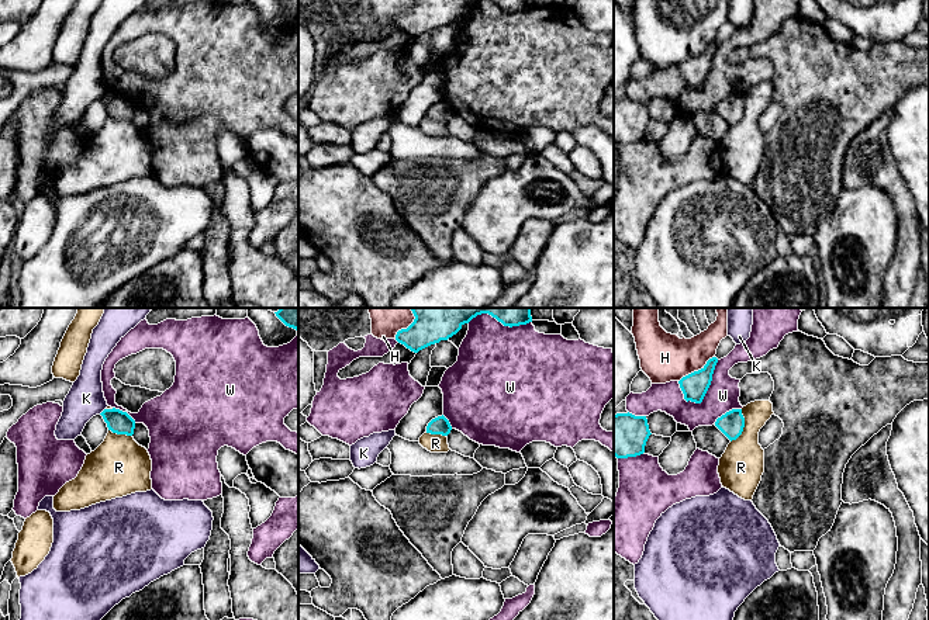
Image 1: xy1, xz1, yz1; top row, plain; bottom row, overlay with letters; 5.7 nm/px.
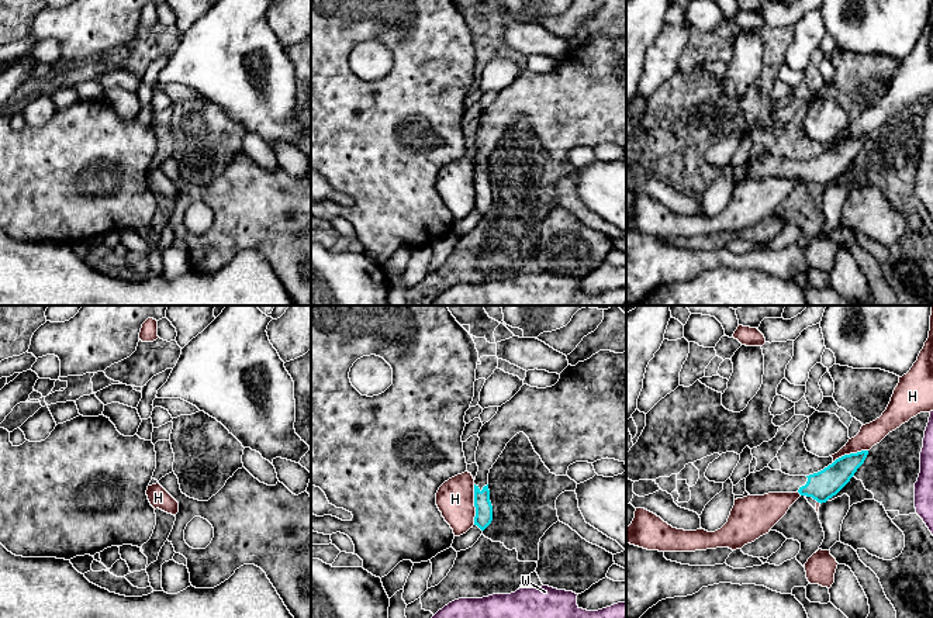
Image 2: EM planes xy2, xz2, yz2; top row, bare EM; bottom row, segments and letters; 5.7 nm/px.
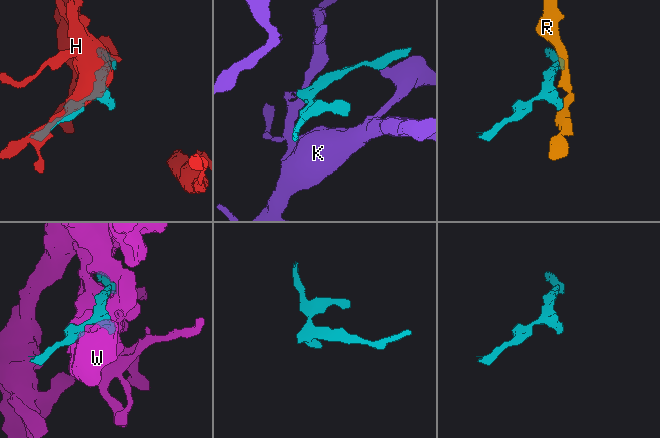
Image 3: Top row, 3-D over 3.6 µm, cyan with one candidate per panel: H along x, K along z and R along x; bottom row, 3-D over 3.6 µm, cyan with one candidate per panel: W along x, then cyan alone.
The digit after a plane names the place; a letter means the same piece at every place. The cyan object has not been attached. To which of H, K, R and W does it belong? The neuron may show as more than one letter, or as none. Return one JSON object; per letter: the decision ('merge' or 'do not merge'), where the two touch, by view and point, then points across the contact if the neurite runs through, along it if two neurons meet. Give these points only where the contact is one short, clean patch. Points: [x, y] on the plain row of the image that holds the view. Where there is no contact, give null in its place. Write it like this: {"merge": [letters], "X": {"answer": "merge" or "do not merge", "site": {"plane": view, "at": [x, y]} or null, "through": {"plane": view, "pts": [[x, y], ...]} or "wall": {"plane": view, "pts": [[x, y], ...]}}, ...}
{"merge": [], "H": {"answer": "do not merge", "site": {"plane": "xz2", "at": [474, 189]}}, "K": {"answer": "do not merge", "site": {"plane": "xy1", "at": [103, 96]}}, "R": {"answer": "do not merge", "site": {"plane": "yz1", "at": [743, 111]}, "wall": {"plane": "yz1", "pts": [[742, 94], [743, 115], [731, 127]]}}, "W": {"answer": "do not merge", "site": {"plane": "yz1", "at": [708, 72]}}}

